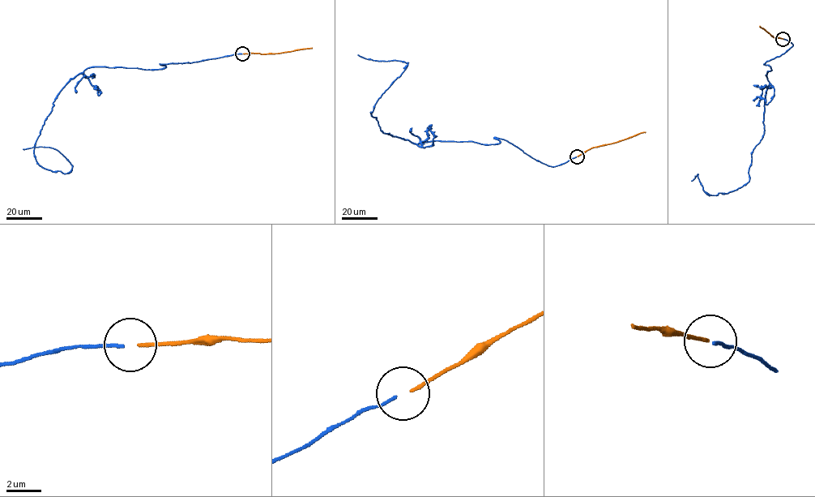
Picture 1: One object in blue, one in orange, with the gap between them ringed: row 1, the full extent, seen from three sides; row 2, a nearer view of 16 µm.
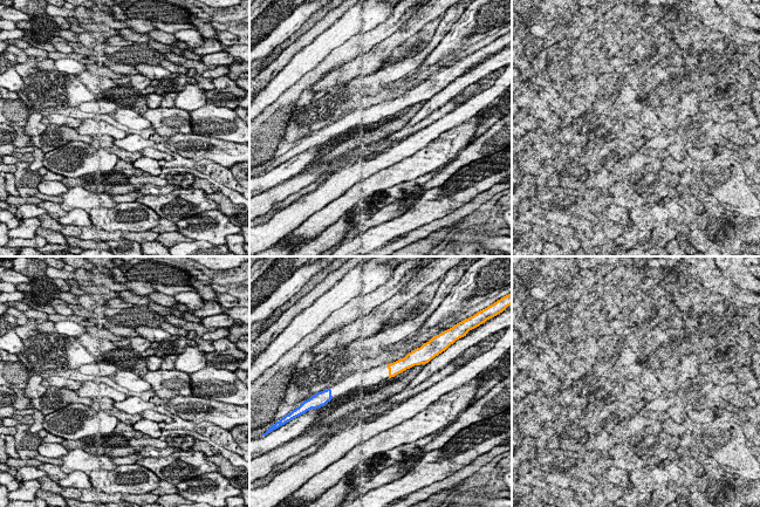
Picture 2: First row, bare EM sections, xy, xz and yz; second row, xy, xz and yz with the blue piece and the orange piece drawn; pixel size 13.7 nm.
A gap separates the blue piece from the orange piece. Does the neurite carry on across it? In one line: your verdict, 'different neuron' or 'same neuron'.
same neuron

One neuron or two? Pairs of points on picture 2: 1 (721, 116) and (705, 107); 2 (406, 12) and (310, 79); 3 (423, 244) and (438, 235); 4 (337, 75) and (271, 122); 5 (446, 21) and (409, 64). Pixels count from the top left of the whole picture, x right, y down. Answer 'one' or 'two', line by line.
1: one
2: one
3: one
4: two
5: one

